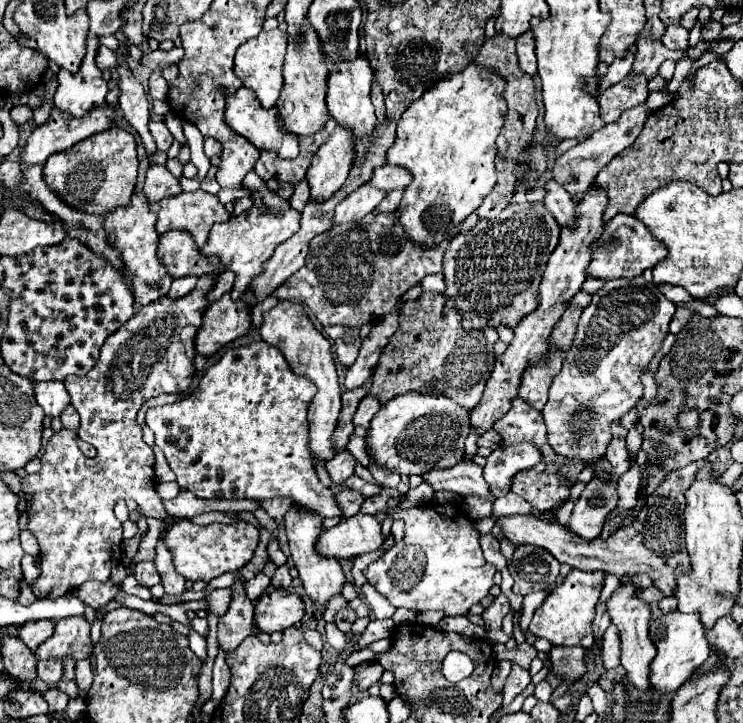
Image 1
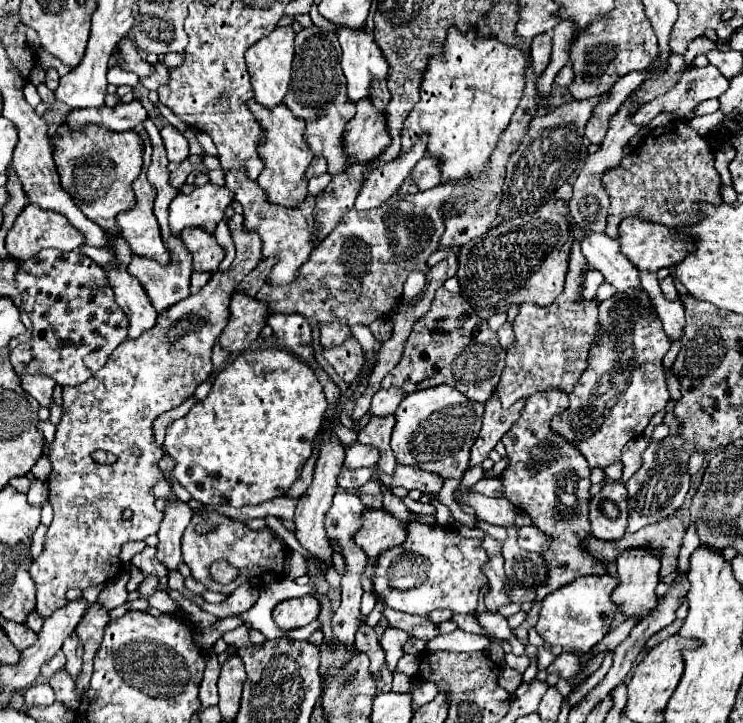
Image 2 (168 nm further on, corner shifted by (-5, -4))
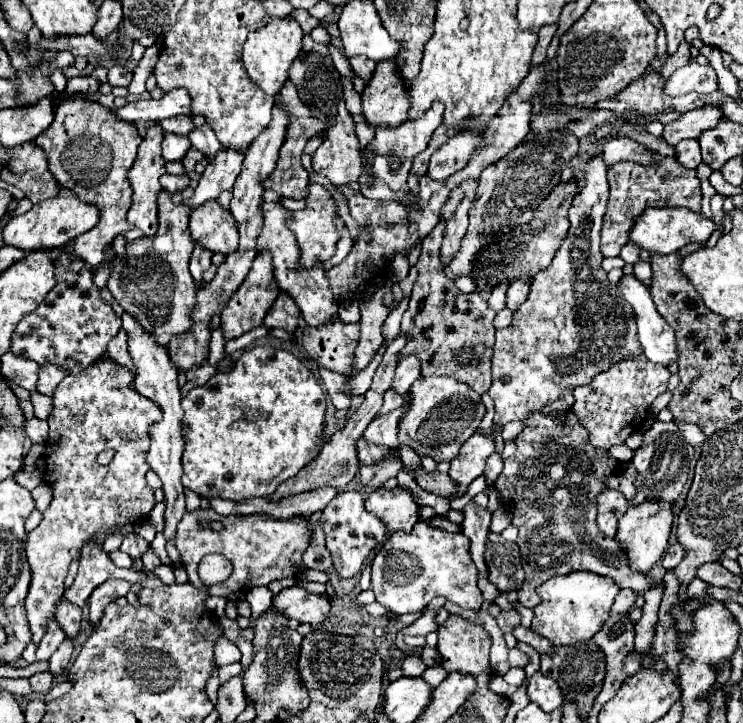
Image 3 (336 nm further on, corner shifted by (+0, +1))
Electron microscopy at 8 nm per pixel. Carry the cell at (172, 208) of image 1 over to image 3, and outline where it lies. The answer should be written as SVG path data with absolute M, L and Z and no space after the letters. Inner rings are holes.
M222 148L202 172L202 178L198 182L198 188L194 190L194 196L184 200L184 204L188 208L198 208L208 198L218 198L220 192L232 190L232 184L240 174L244 158L246 156L242 152L236 152L234 148Z

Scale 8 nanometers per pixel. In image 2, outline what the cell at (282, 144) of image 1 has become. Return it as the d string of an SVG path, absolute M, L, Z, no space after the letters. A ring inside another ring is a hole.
M251 99L247 103L247 107L255 115L259 127L263 131L263 141L259 141L257 149L265 163L265 169L261 171L257 183L261 185L261 189L267 191L269 201L273 201L277 205L285 205L285 207L299 207L307 197L307 181L305 181L303 173L307 171L307 167L313 159L311 149L303 141L303 129L305 129L303 121L293 117L293 113L289 113L289 109L285 105L265 109L255 99Z

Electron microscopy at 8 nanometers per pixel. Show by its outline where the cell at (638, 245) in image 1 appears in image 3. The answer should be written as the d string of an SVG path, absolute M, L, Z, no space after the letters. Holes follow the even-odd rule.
M646 208L644 214L636 218L636 224L630 232L630 242L648 252L672 254L690 242L706 242L716 228L718 226L714 220L688 208Z

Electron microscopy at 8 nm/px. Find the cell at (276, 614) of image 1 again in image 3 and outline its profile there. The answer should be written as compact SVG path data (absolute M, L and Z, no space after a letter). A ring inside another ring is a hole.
M302 586L282 590L278 596L274 596L272 604L278 608L278 612L284 612L284 616L298 622L308 622L312 626L322 624L330 612L328 596L310 594Z

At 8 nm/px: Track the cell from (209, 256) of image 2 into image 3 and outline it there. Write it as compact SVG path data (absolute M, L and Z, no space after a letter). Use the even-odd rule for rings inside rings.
M208 200L190 216L192 240L210 252L232 254L238 248L238 226L230 210L222 208L216 200Z

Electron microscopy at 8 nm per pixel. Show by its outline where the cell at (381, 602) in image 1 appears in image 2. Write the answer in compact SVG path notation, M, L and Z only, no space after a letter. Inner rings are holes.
M385 627L383 635L381 635L381 645L387 653L387 667L391 673L395 673L395 665L399 661L399 657L403 655L403 645L407 643L409 635L397 627Z

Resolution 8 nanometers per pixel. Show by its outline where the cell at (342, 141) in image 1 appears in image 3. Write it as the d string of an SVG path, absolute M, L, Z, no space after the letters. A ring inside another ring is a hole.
M396 58L380 60L362 94L366 120L372 126L400 126L408 120L410 106Z

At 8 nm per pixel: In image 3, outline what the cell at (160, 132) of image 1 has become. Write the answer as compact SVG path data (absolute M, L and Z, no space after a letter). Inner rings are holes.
M164 134L164 142L162 142L162 156L168 162L178 162L186 156L186 152L190 150L190 140L186 136L180 134Z

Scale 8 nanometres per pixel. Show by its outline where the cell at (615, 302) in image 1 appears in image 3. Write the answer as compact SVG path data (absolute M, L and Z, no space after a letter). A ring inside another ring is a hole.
M646 356L640 360L628 360L624 364L612 366L608 372L596 376L596 380L588 386L580 386L574 392L574 408L572 412L590 432L590 444L594 448L608 450L614 444L622 444L630 434L640 430L640 422L646 420L648 410L656 396L660 396L668 388L670 372L668 368L660 368L652 364Z

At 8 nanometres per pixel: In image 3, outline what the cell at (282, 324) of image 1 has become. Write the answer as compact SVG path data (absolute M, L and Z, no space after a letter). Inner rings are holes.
M280 292L272 308L268 310L264 324L270 328L284 328L286 332L294 332L298 316L300 316L300 308L292 300L292 296L286 292Z

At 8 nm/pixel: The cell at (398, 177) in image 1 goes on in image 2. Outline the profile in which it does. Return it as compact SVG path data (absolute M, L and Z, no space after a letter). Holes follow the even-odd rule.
M423 157L413 167L413 181L419 187L419 191L427 191L427 189L433 189L435 185L439 185L441 175L437 173L437 161L429 161L429 157Z

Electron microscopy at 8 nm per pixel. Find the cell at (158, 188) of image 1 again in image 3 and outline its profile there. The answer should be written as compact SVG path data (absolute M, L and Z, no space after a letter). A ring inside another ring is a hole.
M190 148L188 150L188 154L186 154L186 158L182 160L182 164L184 164L184 168L190 172L190 170L194 170L194 166L200 162L200 160L204 160L206 156L200 152L200 150L196 150L196 148Z

